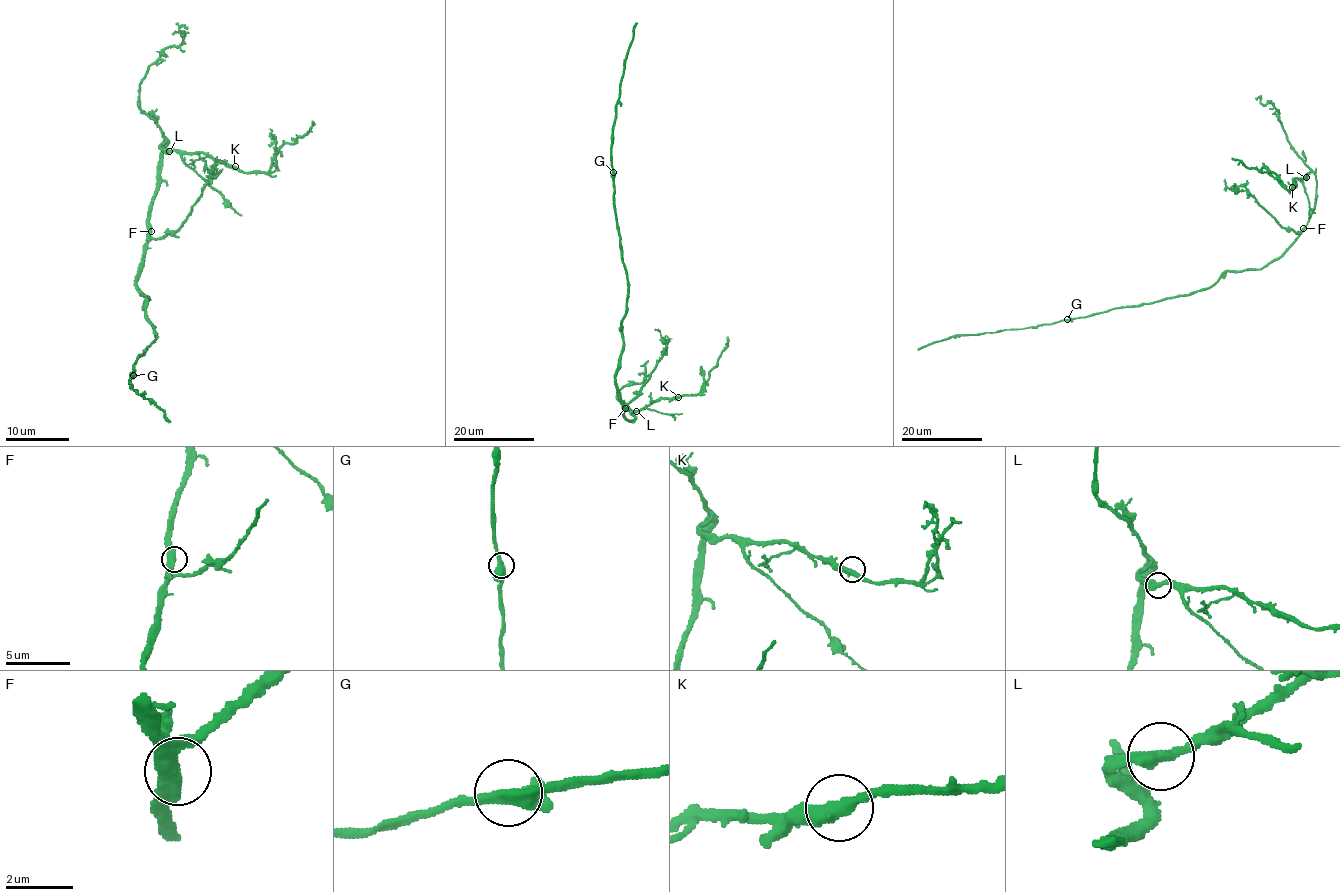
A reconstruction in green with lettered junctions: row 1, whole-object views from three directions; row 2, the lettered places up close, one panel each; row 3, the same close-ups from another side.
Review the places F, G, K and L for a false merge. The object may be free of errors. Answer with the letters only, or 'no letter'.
L

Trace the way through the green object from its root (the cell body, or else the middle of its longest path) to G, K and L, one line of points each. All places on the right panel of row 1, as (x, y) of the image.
G: (1220, 277), (1211, 286), (1189, 294), (1067, 319)
K: (1220, 277), (1226, 271), (1261, 269), (1295, 240), (1313, 209), (1316, 177), (1310, 171), (1296, 178), (1292, 187)
L: (1220, 277), (1226, 271), (1261, 269), (1295, 240), (1315, 201), (1316, 177), (1310, 171), (1306, 178)

